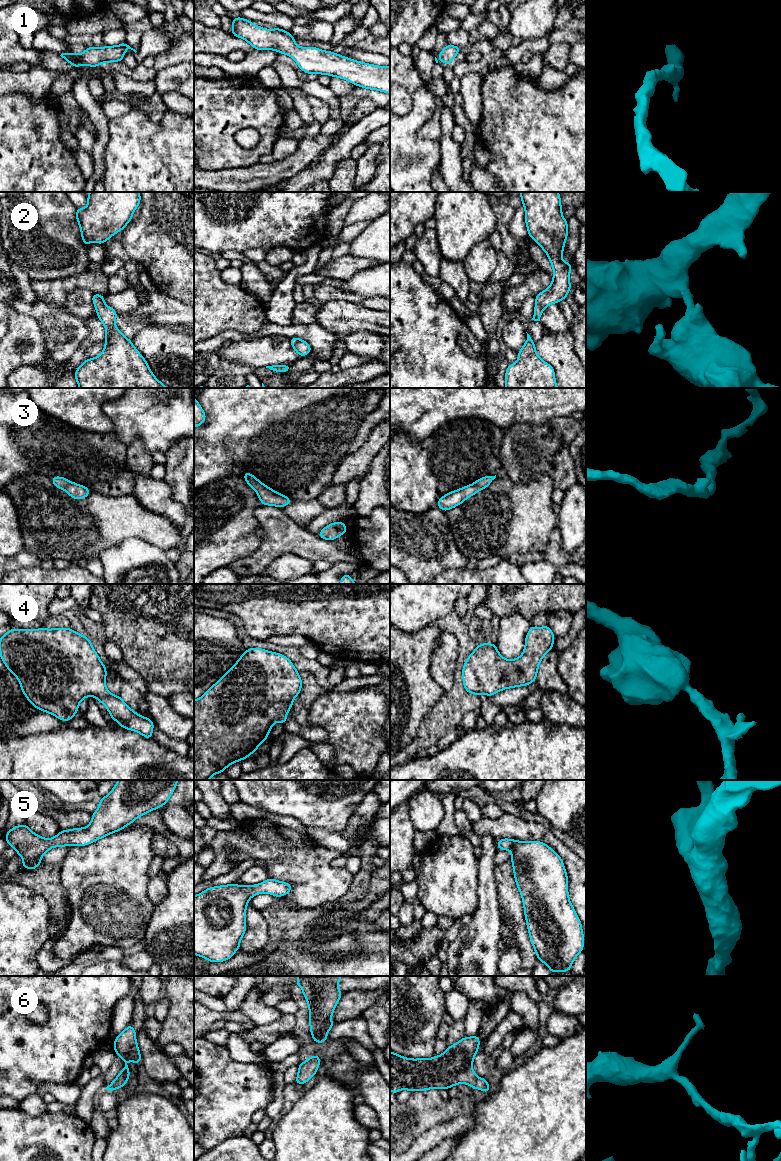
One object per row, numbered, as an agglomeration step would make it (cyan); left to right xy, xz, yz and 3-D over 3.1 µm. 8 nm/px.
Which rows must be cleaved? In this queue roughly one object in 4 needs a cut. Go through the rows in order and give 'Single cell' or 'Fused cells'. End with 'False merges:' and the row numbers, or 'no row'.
1: Single cell
2: Single cell
3: Single cell
4: Single cell
5: Single cell
6: Single cell
False merges: no row

